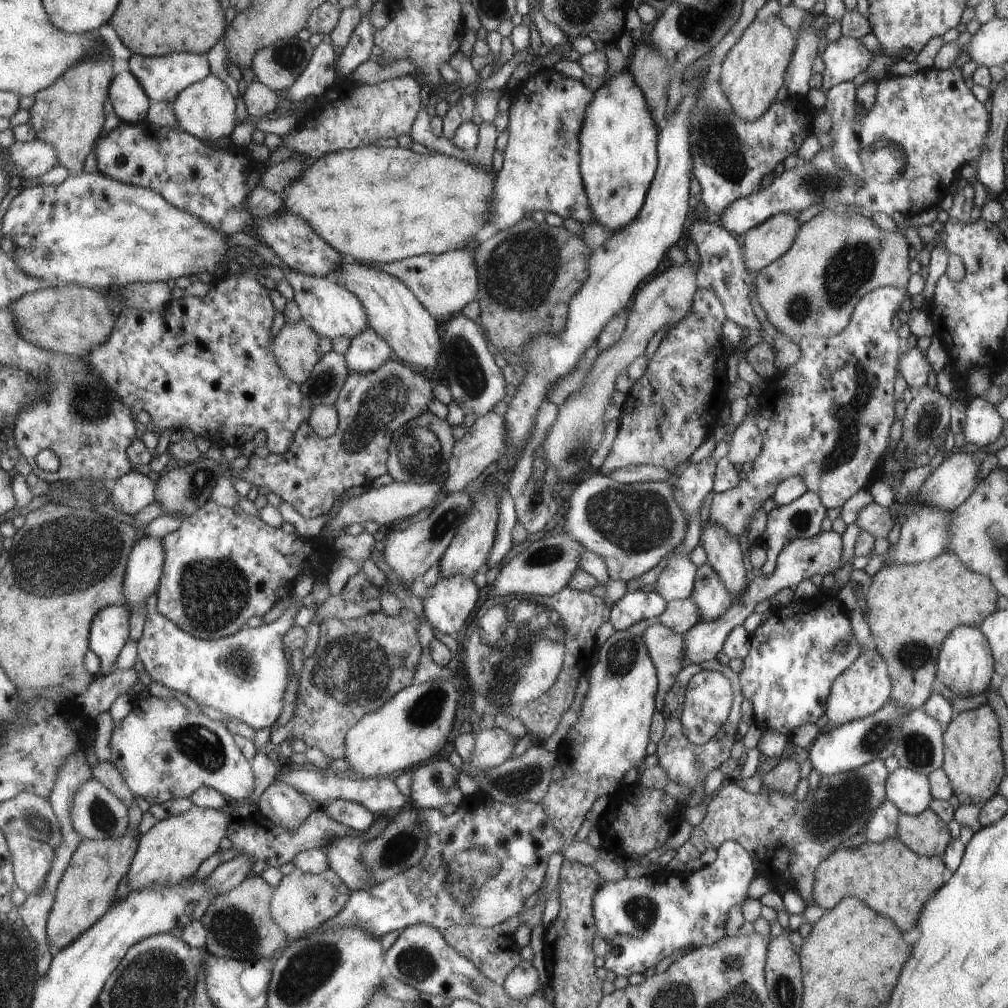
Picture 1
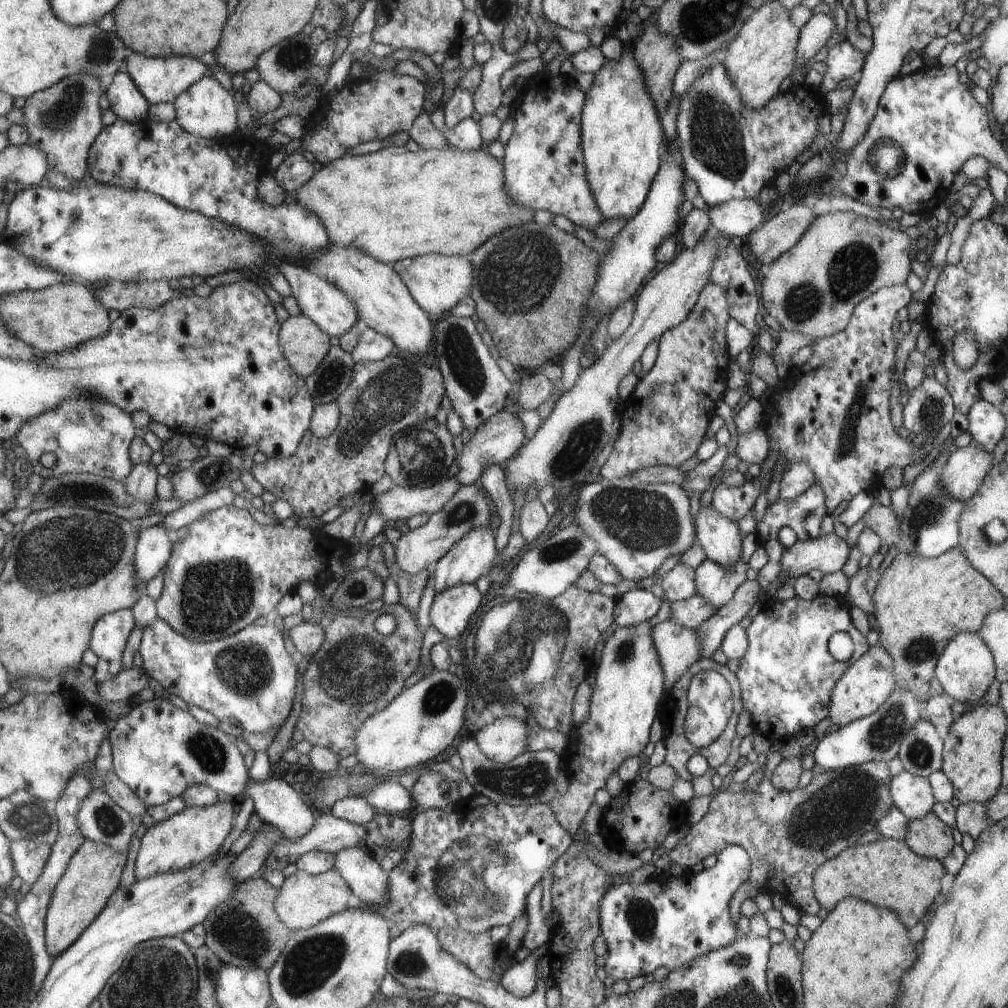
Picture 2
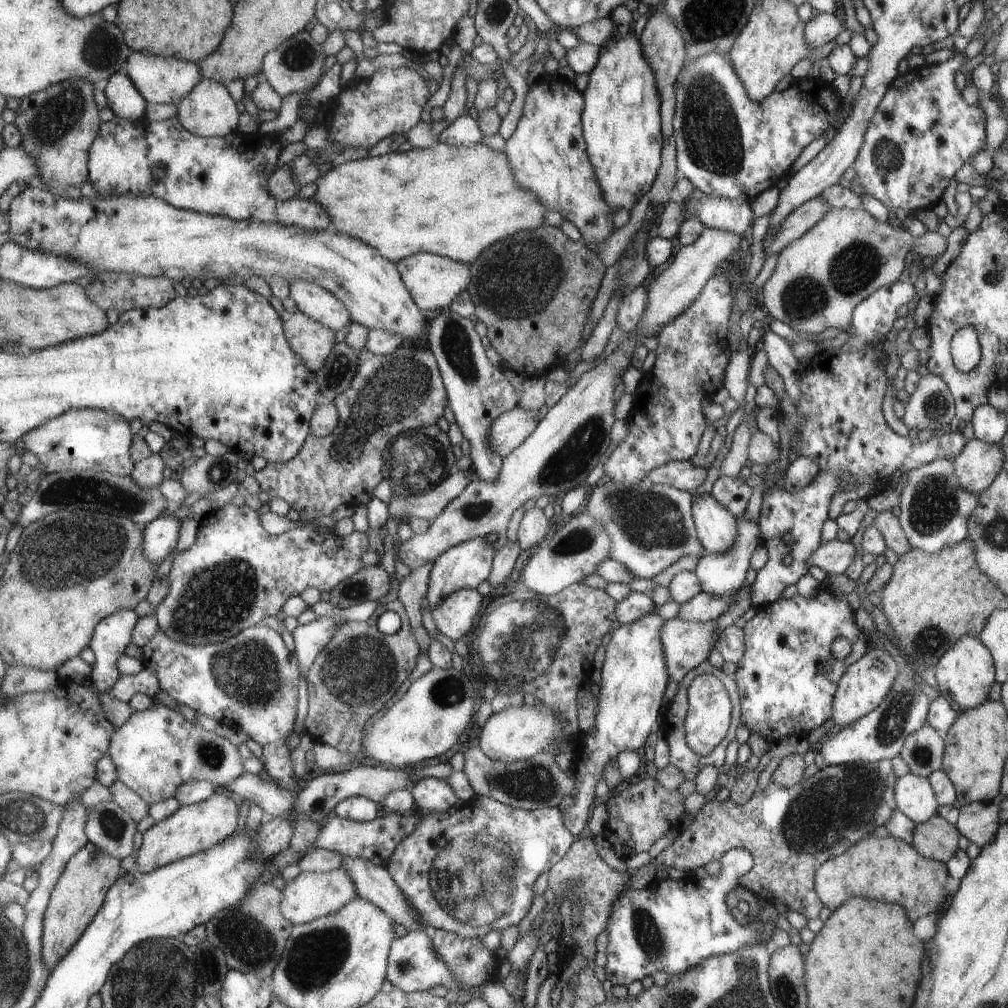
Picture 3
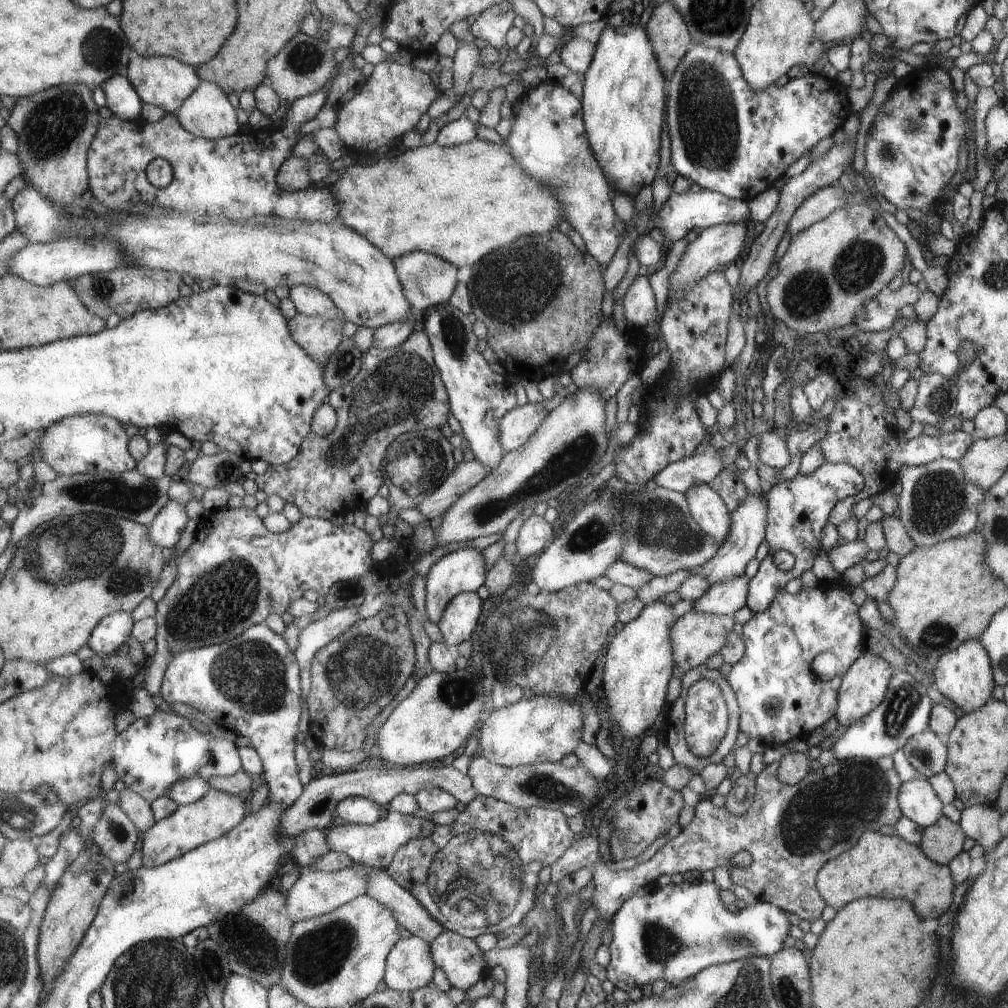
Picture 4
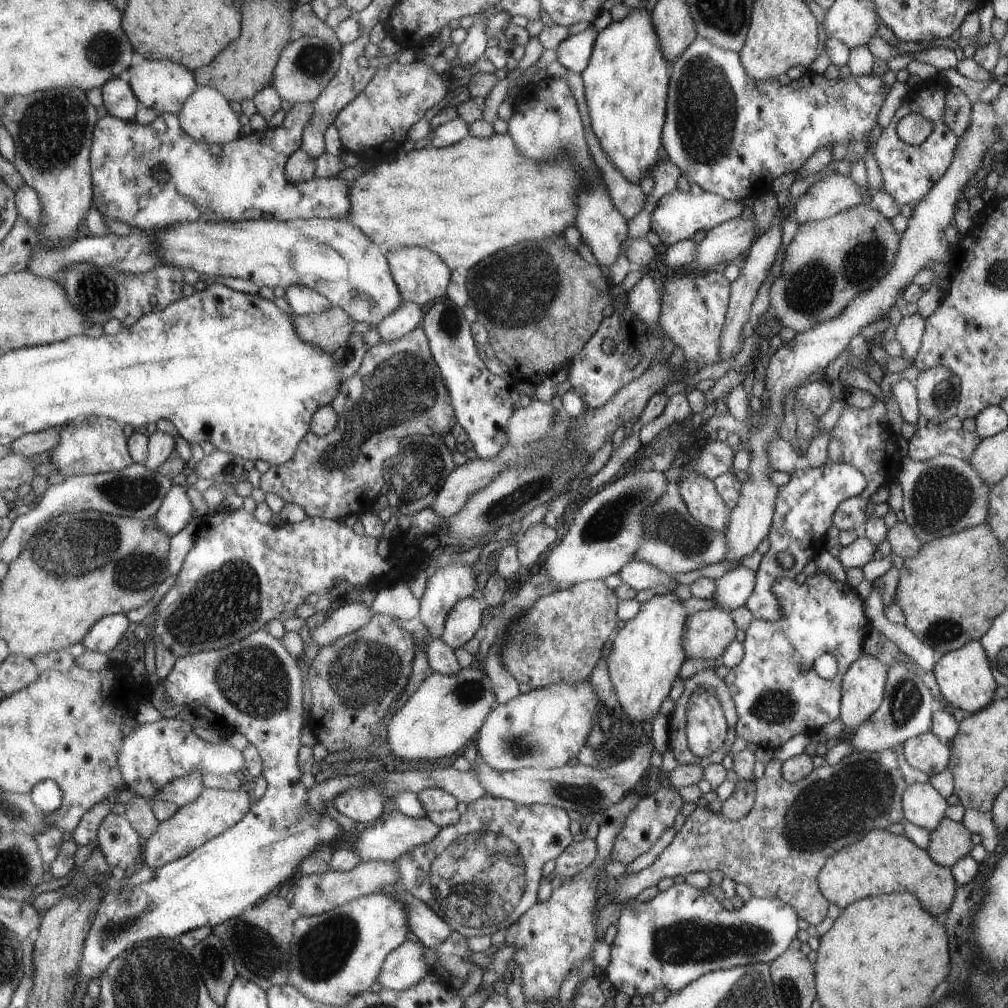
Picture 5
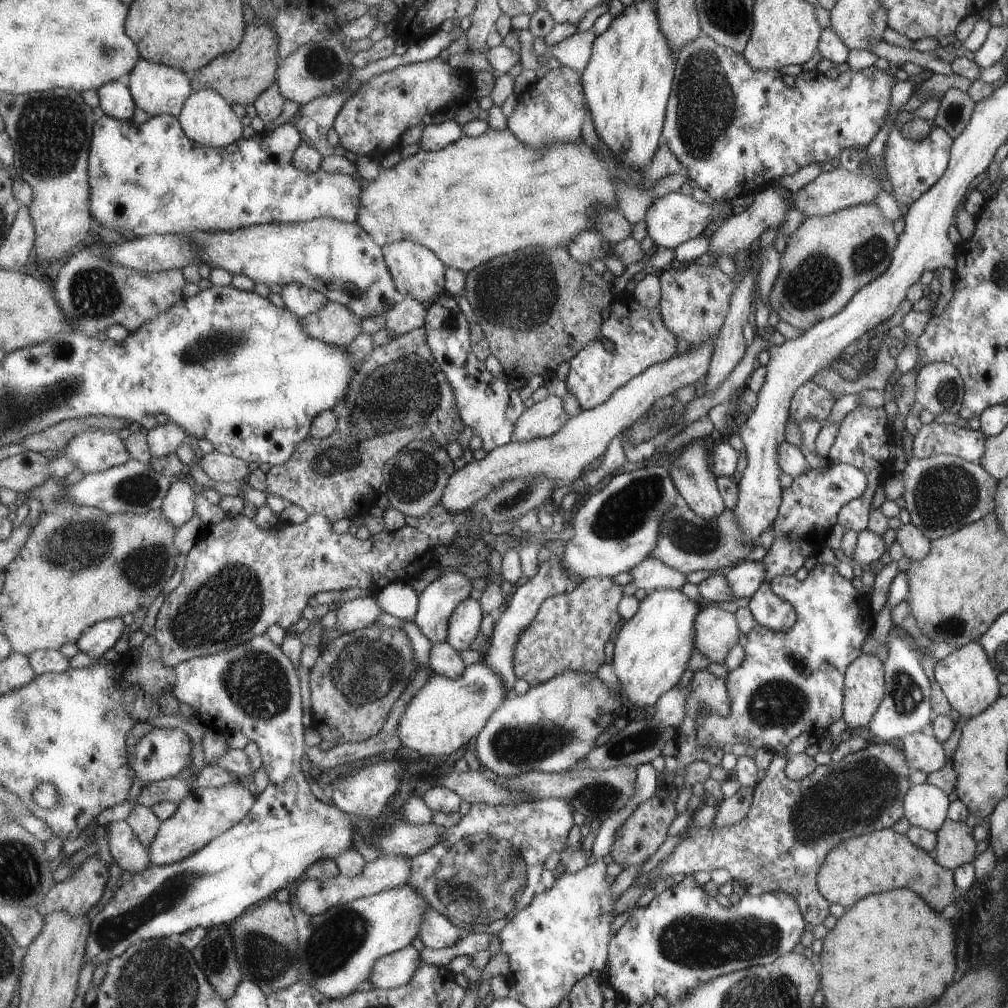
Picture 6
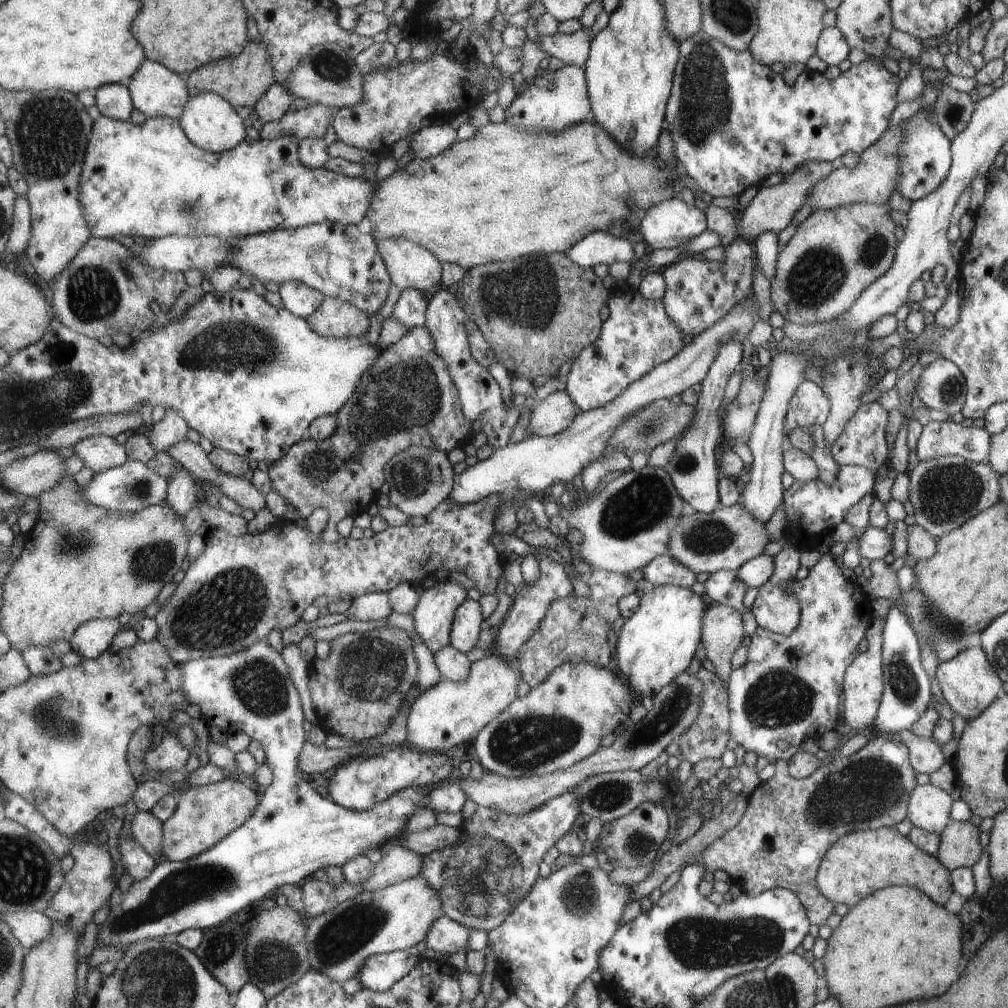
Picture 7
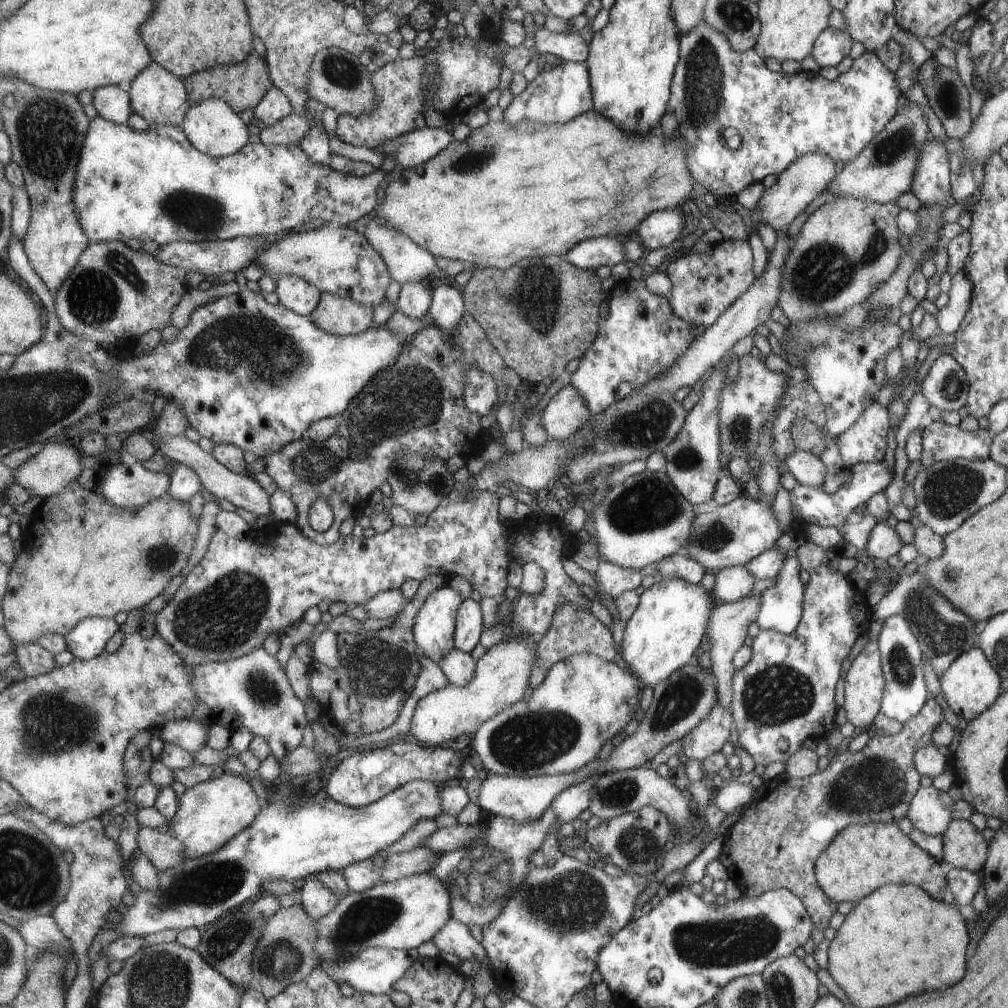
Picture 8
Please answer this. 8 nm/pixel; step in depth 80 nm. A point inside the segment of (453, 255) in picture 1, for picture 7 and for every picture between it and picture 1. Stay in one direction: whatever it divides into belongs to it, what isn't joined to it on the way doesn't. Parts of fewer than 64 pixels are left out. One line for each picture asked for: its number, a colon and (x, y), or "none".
2: (437, 281)
3: (433, 280)
4: (429, 281)
5: (422, 276)
6: (418, 272)
7: (412, 266)

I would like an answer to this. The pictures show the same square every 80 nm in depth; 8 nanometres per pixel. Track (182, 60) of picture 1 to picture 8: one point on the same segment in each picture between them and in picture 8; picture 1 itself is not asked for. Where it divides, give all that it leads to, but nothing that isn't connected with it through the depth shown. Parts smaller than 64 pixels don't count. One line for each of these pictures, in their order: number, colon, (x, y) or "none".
2: (162, 79)
3: (164, 80)
4: (166, 82)
5: (164, 85)
6: (159, 89)
7: (157, 91)
8: (160, 96)

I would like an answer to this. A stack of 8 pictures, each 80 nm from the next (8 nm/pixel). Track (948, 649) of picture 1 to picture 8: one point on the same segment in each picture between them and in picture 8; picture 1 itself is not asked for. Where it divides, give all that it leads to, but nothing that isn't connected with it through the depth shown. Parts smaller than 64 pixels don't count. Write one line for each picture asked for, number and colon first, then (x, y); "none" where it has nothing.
2: (964, 670)
3: (963, 674)
4: (963, 675)
5: (962, 675)
6: (966, 678)
7: (969, 683)
8: (970, 684)

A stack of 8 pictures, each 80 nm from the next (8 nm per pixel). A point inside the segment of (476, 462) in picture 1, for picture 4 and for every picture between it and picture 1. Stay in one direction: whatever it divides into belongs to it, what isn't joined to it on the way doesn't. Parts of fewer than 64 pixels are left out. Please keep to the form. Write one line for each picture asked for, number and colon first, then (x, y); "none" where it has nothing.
2: (499, 436)
3: (511, 428)
4: (516, 426)

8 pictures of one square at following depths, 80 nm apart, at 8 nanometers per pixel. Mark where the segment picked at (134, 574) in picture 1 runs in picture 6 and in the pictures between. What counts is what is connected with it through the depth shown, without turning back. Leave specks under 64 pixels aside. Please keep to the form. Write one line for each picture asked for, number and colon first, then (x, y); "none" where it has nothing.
2: (155, 545)
3: (161, 536)
4: (166, 530)
5: (176, 512)
6: (179, 506)

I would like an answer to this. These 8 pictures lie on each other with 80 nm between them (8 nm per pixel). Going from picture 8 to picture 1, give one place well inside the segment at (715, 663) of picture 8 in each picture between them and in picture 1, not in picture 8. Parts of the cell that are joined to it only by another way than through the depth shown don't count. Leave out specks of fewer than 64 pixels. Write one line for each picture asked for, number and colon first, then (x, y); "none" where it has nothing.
1: (665, 646)
2: (677, 646)
3: (686, 644)
4: (695, 636)
5: (706, 634)
6: (716, 630)
7: (722, 632)

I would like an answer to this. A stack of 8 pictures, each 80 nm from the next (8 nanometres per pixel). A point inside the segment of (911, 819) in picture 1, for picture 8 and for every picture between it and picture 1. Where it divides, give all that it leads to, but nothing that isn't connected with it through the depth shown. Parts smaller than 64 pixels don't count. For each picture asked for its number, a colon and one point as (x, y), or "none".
2: (929, 836)
3: (936, 839)
4: (942, 841)
5: (949, 842)
6: (955, 846)
7: (959, 847)
8: (964, 847)

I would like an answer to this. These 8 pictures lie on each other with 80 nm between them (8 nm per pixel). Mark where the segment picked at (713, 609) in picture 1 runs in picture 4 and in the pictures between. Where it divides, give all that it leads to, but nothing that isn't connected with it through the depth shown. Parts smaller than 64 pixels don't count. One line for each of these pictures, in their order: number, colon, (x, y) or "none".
2: (716, 584)
3: (720, 574)
4: (748, 521)

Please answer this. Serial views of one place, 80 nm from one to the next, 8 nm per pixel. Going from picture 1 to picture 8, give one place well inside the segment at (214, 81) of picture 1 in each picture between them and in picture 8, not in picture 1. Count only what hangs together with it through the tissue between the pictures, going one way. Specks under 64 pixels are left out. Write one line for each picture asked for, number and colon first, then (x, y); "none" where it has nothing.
2: (207, 108)
3: (209, 111)
4: (207, 113)
5: (207, 116)
6: (208, 118)
7: (211, 122)
8: (213, 127)

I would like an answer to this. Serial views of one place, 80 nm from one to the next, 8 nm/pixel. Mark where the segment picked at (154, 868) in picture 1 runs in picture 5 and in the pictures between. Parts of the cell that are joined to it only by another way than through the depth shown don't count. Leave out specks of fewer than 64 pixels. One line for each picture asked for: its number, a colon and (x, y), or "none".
2: (197, 832)
3: (193, 828)
4: (192, 825)
5: (214, 811)

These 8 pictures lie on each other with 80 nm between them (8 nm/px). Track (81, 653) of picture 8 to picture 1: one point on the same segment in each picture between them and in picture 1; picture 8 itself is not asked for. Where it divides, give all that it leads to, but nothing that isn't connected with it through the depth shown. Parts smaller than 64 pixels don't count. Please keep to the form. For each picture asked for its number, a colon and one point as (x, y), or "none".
1: (112, 627)
2: (110, 635)
3: (113, 634)
4: (114, 630)
5: (109, 631)
6: (104, 635)
7: (91, 640)

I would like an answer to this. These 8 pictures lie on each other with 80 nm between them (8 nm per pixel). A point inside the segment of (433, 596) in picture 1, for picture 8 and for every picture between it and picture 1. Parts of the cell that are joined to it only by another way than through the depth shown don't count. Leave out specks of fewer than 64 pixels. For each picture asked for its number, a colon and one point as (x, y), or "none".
2: (450, 610)
3: (453, 616)
4: (456, 623)
5: (462, 622)
6: (462, 624)
7: (465, 626)
8: (468, 616)

